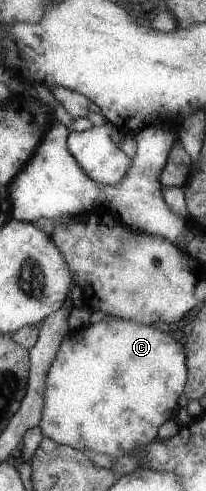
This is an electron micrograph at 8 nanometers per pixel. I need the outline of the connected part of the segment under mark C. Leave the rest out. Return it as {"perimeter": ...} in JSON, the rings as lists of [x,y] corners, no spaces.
{"perimeter":[[[105,318],[97,323],[87,324],[76,330],[71,330],[67,333],[59,347],[57,353],[53,355],[53,361],[47,367],[47,373],[43,379],[43,405],[41,405],[41,419],[37,423],[41,431],[42,437],[47,437],[59,445],[66,445],[77,449],[77,451],[86,450],[93,451],[97,455],[109,455],[119,457],[131,455],[131,451],[139,445],[149,443],[155,437],[157,427],[165,421],[165,419],[173,419],[177,412],[177,397],[181,393],[181,389],[186,386],[186,359],[183,345],[177,343],[169,333],[161,333],[159,329],[155,329],[151,325],[143,325],[140,323],[133,323],[123,318]]]}

